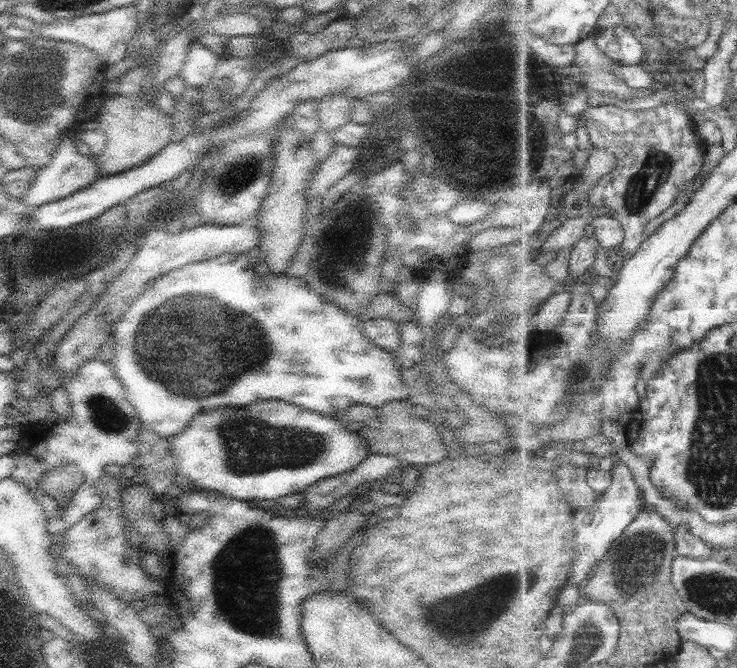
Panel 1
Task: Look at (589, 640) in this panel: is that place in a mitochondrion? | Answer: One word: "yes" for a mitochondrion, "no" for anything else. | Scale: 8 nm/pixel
yes

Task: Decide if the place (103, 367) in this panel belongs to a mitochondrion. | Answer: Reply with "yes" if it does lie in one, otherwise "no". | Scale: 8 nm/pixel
no

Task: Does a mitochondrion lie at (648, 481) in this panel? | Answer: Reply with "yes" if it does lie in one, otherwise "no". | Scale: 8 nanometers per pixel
no

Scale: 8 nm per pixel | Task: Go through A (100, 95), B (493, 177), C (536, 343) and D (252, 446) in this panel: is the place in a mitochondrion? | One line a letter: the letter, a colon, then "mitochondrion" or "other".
A: other
B: other
C: other
D: mitochondrion

